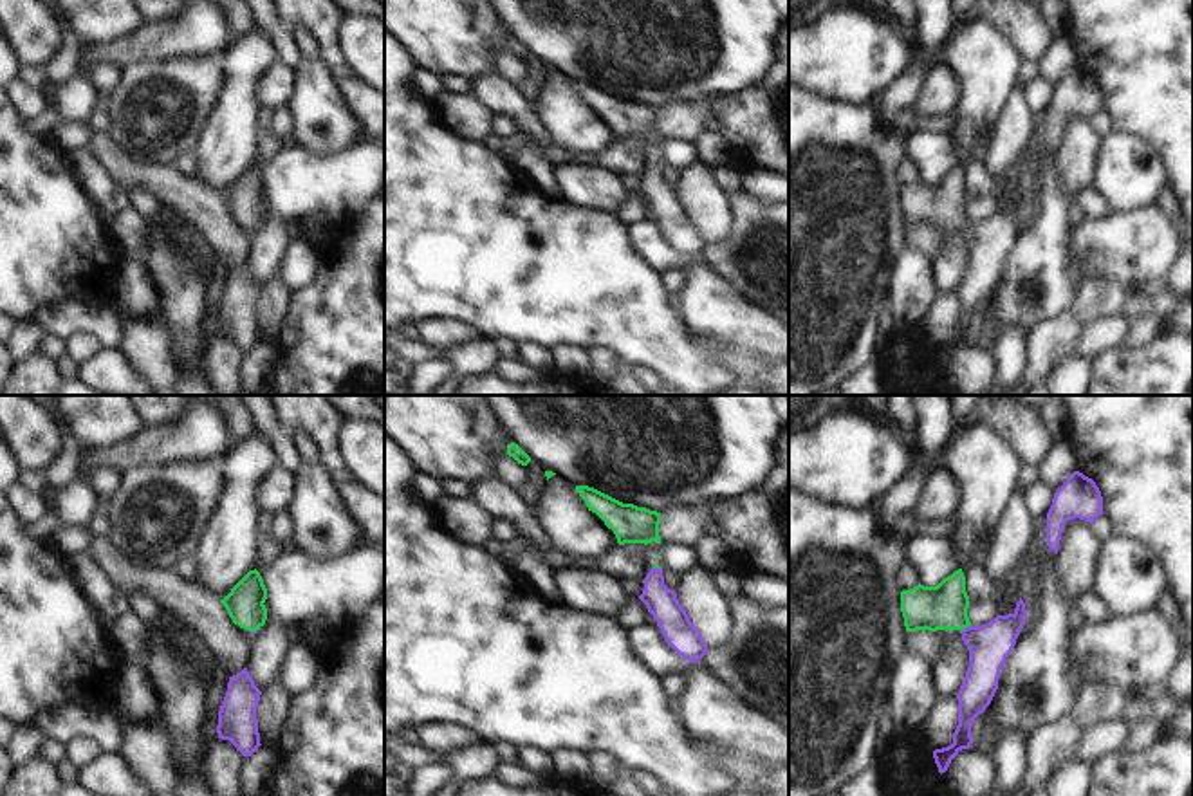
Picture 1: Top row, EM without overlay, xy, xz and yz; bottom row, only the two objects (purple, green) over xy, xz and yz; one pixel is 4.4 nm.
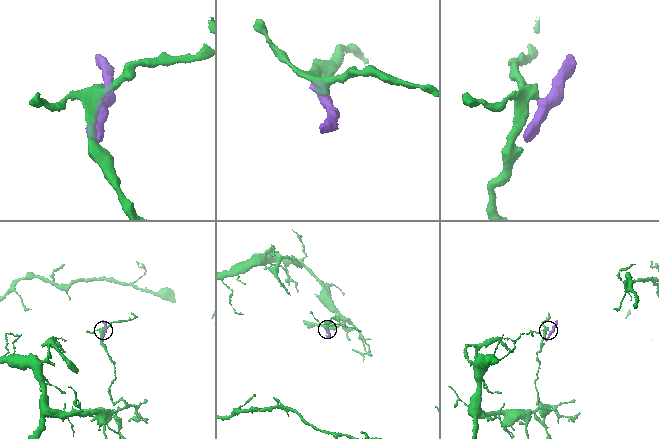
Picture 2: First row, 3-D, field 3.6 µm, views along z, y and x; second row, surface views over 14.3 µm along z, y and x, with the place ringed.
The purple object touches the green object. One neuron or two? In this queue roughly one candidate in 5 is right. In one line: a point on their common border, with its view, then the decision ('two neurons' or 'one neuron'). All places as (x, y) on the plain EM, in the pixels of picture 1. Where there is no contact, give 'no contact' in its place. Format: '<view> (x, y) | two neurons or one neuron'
yz (968, 222) | one neuron

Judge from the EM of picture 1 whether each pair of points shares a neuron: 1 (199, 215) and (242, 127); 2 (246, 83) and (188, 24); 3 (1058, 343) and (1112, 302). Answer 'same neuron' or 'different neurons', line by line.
1: different neurons
2: different neurons
3: same neuron

